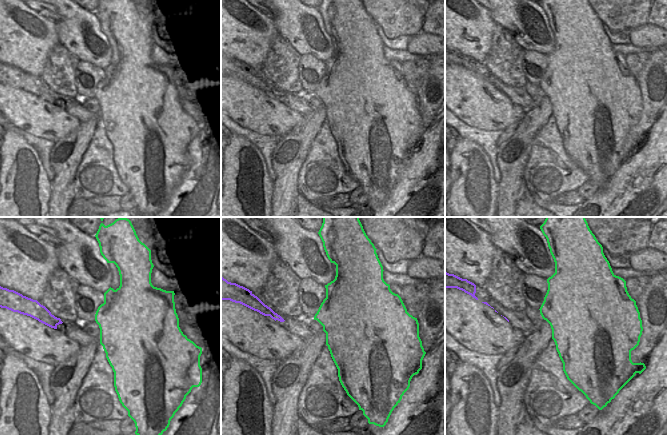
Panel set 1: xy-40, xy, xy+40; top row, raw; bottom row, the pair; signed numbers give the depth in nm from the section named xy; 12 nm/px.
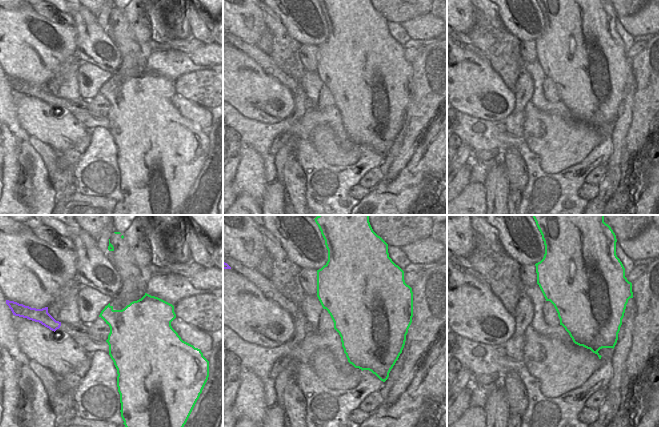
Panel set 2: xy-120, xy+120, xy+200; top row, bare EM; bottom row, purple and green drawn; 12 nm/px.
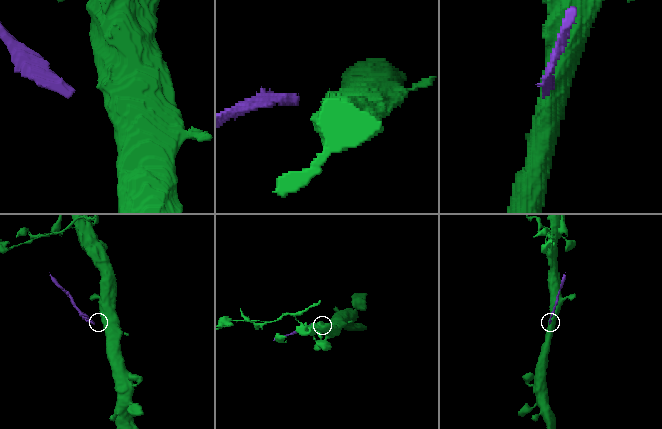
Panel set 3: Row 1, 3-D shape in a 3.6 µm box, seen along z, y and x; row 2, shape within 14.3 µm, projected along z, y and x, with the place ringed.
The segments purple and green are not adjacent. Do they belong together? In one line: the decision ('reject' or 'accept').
reject

